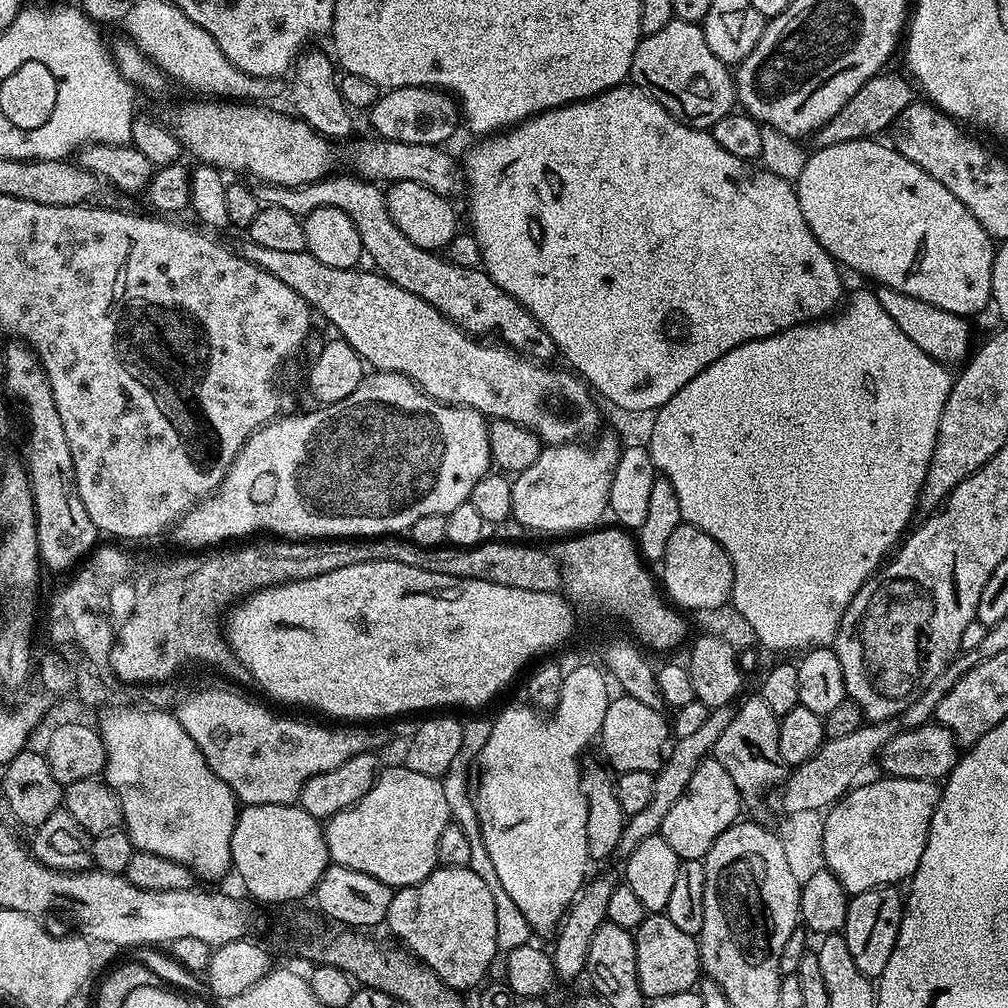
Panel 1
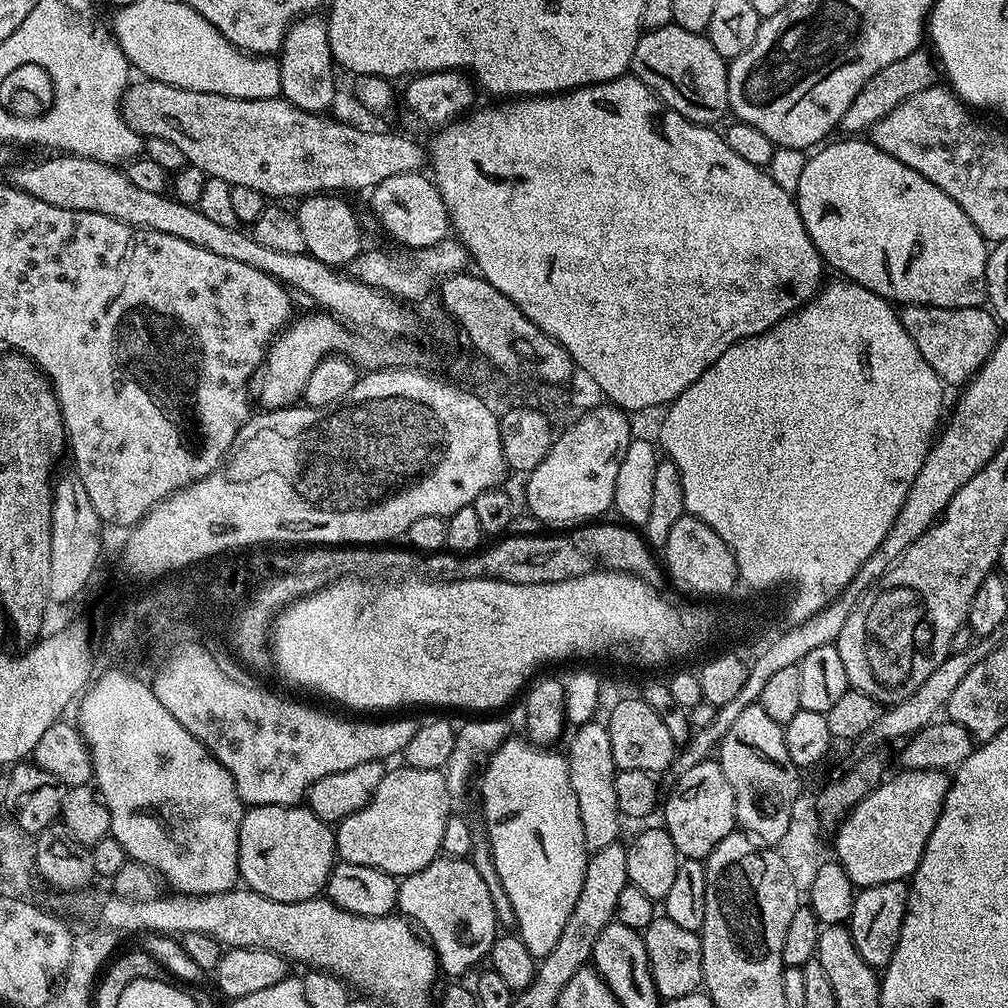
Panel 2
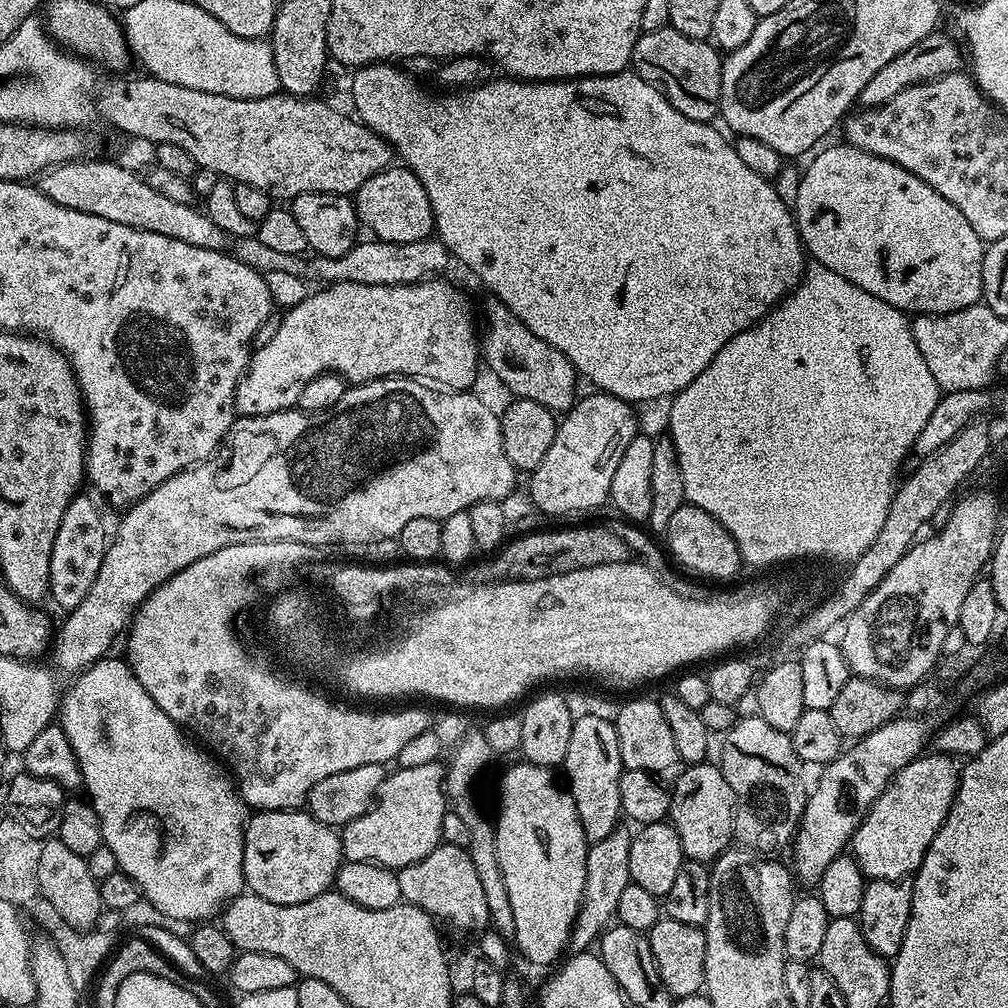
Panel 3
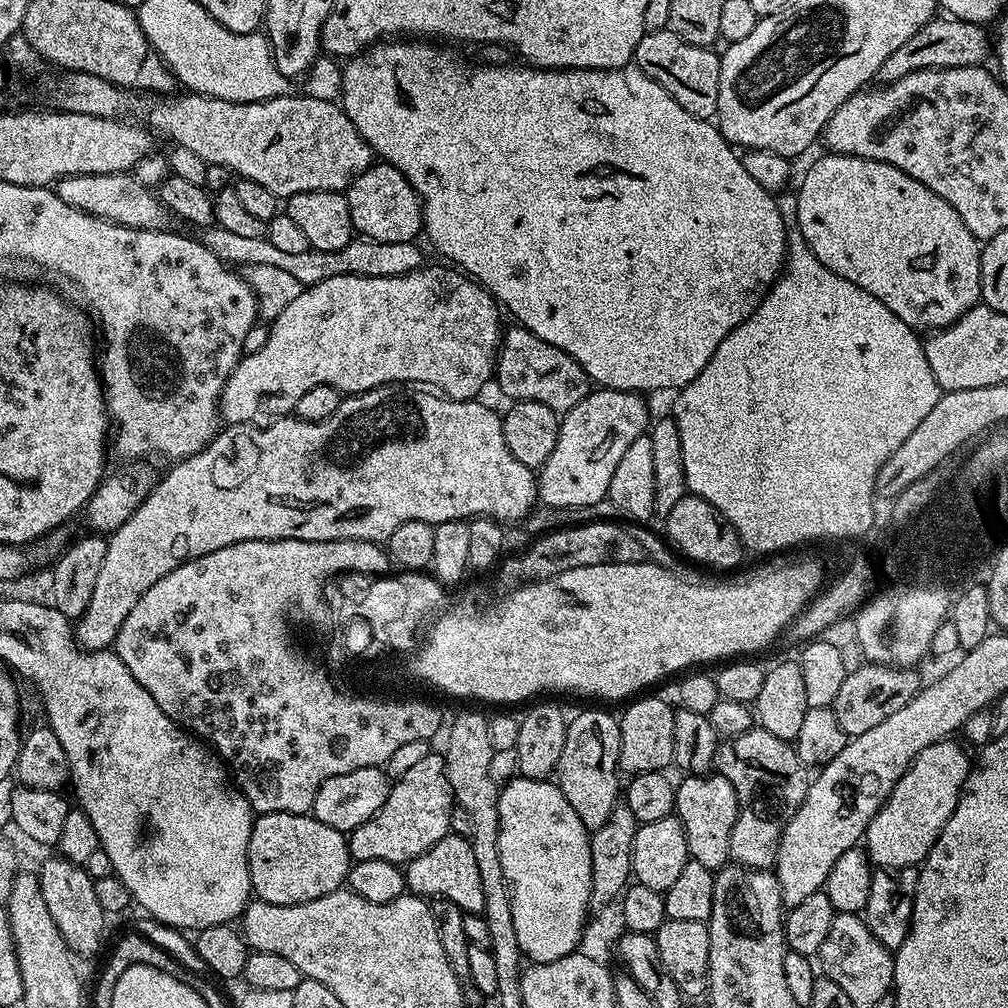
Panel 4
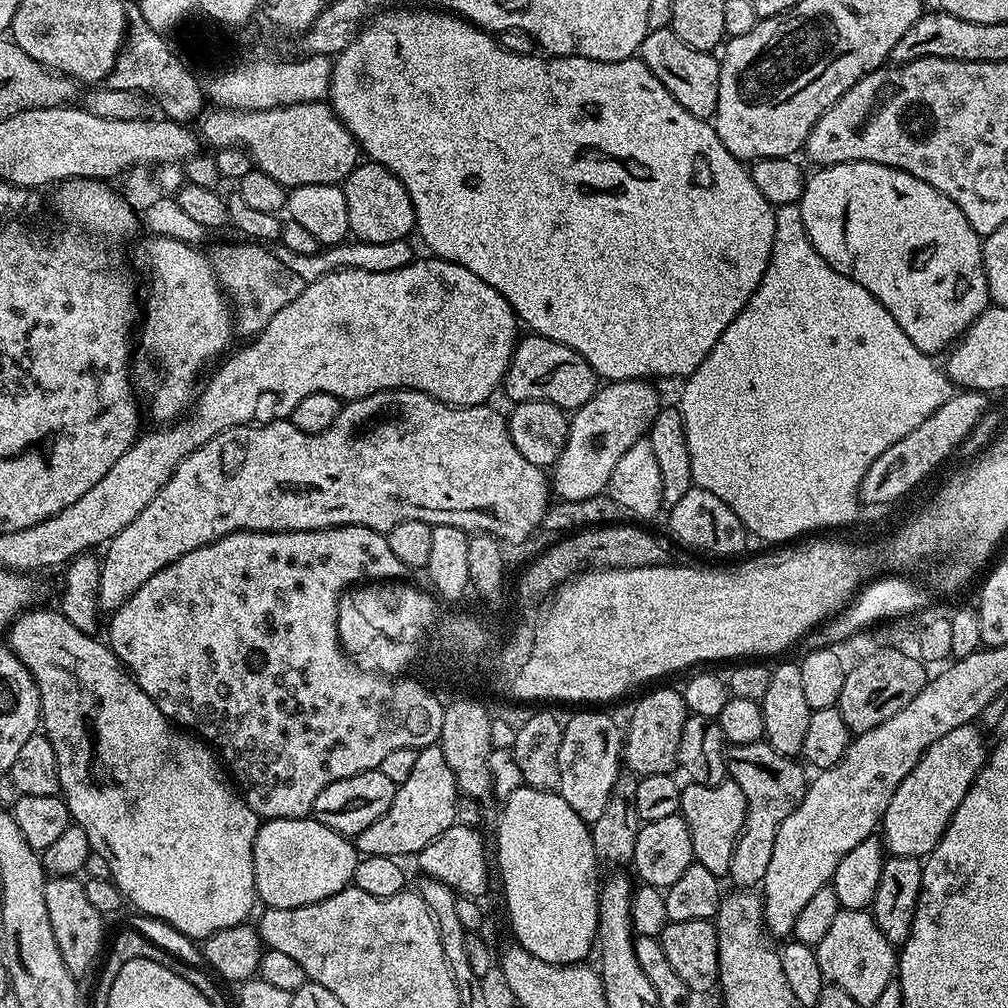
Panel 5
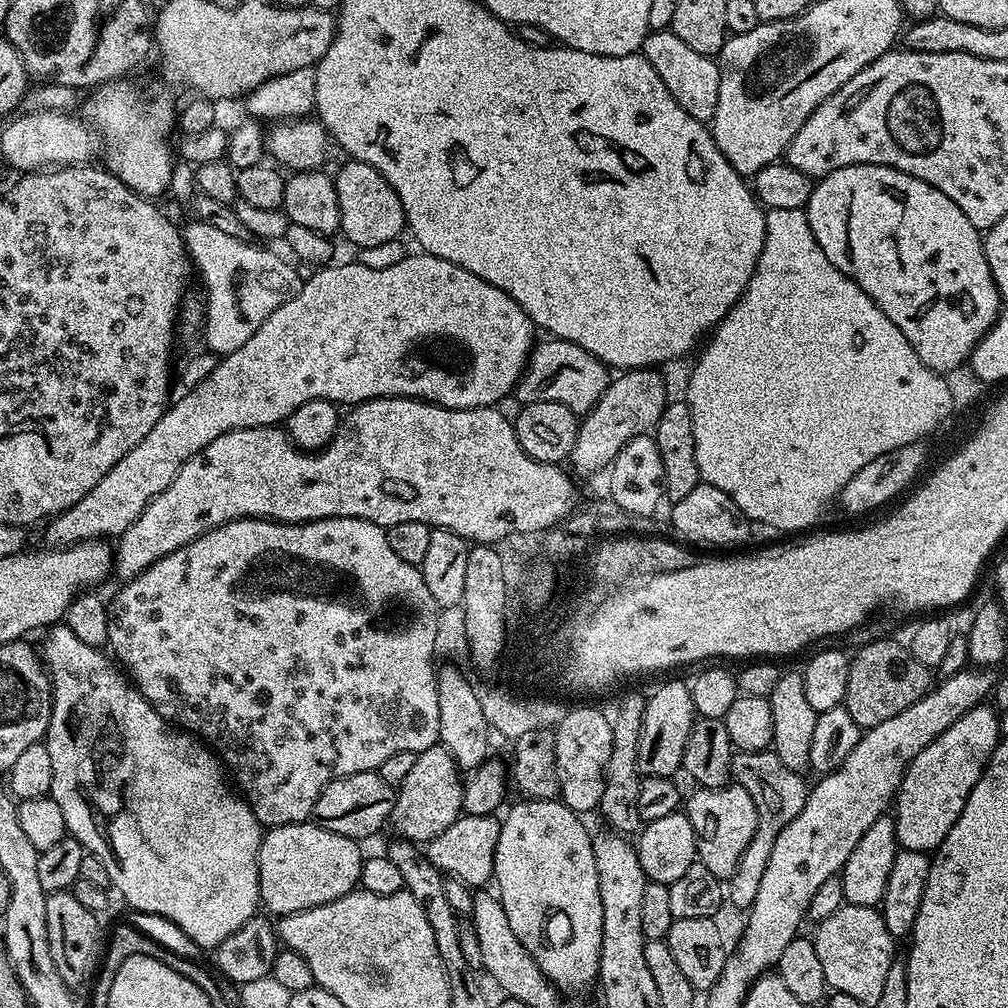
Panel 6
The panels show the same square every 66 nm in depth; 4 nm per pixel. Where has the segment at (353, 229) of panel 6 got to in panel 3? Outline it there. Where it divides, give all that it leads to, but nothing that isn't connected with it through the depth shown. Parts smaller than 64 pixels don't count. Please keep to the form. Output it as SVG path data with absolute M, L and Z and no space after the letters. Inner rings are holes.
M389 166L384 168L374 178L362 182L362 186L354 194L356 217L365 229L369 228L371 235L386 242L422 242L433 235L436 223L430 206L430 198L426 194L426 186L418 182L418 178L409 168Z

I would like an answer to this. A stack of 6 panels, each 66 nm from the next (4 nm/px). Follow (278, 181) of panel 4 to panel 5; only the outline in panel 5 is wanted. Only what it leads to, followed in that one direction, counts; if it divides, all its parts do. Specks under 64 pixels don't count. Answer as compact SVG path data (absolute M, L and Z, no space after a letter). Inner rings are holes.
M315 100L253 112L216 108L205 111L199 124L199 135L207 147L212 147L209 149L243 148L255 167L289 190L311 184L340 184L358 163L356 139L327 102Z

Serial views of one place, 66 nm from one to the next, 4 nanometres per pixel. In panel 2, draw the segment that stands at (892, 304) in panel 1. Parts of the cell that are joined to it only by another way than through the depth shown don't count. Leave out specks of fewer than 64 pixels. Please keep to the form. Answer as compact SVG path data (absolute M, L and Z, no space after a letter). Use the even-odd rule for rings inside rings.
M906 304L899 309L900 321L910 334L922 358L930 362L930 370L938 374L945 385L963 386L986 362L998 339L998 321L987 307L931 308L921 304Z

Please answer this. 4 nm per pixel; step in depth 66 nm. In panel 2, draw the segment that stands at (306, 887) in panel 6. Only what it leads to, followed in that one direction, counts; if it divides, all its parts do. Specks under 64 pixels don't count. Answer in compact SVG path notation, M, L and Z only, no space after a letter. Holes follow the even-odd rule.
M252 806L245 811L238 834L239 879L253 892L274 902L317 899L337 860L333 829L307 806Z

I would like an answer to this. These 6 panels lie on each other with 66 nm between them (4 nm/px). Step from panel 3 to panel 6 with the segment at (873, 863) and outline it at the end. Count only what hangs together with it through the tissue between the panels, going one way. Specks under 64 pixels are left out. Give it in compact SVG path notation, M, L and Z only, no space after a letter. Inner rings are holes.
M982 703L966 710L954 726L942 730L942 734L910 762L894 801L896 842L900 848L935 853L946 834L950 834L950 826L958 822L958 814L962 814L970 790L974 790L978 778L982 778L988 759L1001 739L997 709Z

